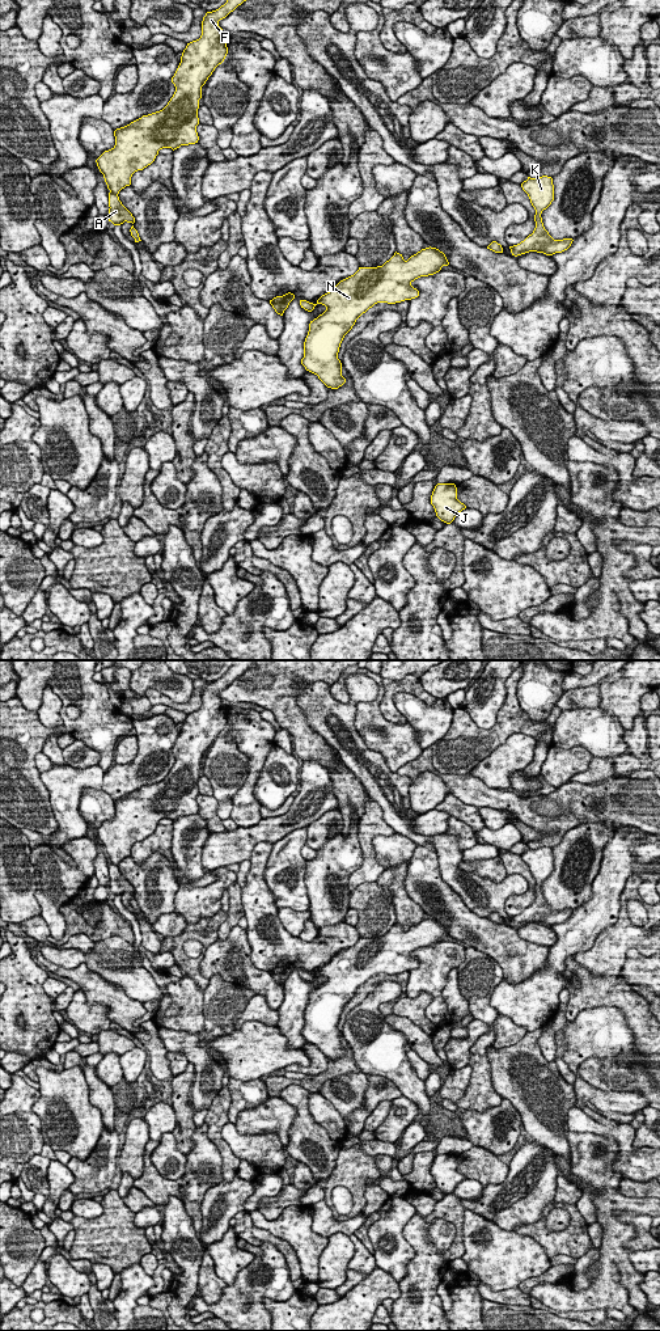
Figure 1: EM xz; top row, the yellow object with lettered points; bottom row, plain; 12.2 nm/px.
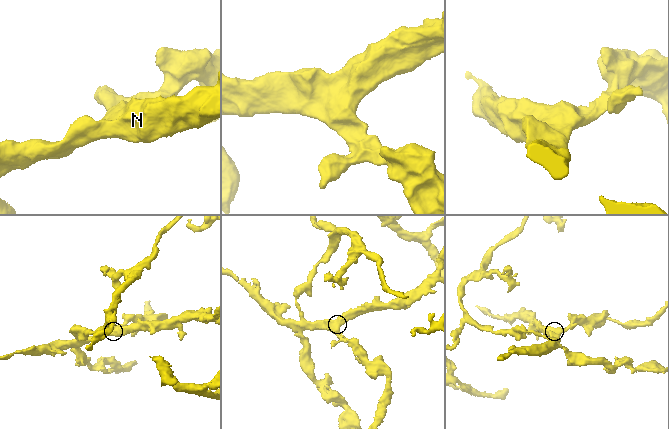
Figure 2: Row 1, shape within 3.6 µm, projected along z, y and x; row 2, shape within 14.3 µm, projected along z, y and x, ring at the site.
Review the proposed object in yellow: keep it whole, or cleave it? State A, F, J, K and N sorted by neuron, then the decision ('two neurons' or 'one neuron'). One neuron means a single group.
A J K N / F; two neurons

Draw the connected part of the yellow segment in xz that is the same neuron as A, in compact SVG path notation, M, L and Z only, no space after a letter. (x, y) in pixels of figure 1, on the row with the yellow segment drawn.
M109 193L109 221L120 225L124 221L135 223L132 214L122 204L117 194Z

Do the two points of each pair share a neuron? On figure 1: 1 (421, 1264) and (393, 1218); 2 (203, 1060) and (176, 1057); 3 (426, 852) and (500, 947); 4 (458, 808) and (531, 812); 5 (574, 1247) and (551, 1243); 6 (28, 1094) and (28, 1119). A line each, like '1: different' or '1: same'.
1: different
2: different
3: same
4: different
5: same
6: same

